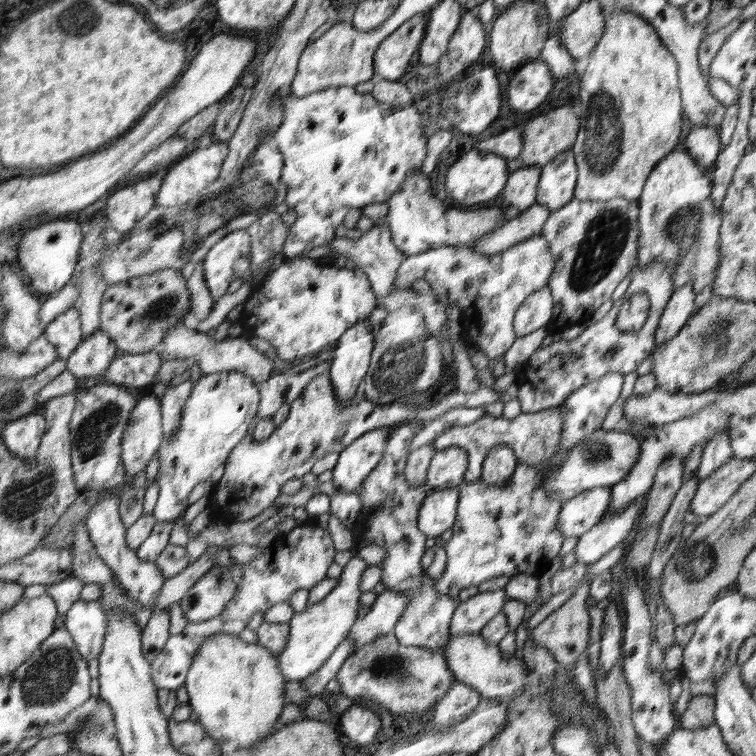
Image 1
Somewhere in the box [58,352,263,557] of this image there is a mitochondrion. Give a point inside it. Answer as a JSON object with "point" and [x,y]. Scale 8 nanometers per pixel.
{"point":[91,431]}

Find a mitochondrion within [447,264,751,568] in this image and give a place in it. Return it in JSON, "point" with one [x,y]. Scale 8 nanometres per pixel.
{"point":[718,333]}

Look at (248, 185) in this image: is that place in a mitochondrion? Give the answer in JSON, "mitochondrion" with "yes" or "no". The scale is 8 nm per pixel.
{"mitochondrion":"yes"}

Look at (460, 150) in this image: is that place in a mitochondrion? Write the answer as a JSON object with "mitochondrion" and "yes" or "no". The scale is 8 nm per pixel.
{"mitochondrion":"no"}

